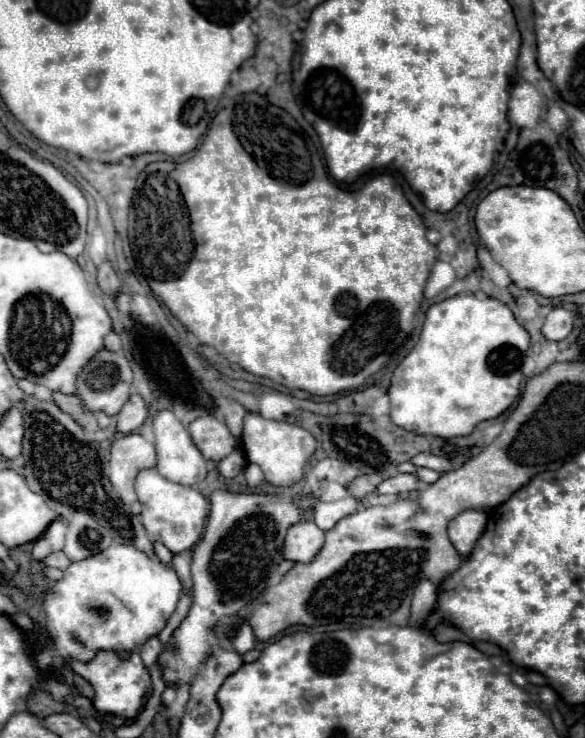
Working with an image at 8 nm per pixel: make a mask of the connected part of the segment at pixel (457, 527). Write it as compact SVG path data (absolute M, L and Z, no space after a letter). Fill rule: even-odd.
M463 511L449 523L449 541L457 549L457 553L471 553L475 539L483 533L487 525L487 513L483 511Z

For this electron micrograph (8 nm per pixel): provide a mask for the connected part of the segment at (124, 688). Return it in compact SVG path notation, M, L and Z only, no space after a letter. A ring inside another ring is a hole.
M137 649L129 651L129 657L121 657L117 651L97 651L91 661L71 661L71 669L93 685L93 703L99 713L113 713L123 719L133 719L143 707L145 693L151 689L149 669L143 665Z

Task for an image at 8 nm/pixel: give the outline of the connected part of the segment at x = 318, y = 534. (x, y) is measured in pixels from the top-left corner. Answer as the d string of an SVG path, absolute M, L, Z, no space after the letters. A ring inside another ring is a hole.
M303 519L289 527L285 535L283 555L295 563L309 563L323 547L325 533L311 519Z

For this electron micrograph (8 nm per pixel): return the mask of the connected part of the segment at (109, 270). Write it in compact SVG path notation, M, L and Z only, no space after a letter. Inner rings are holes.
M103 263L99 267L99 273L97 273L97 281L99 281L99 287L105 295L109 297L115 297L119 295L123 289L121 289L121 281L117 277L117 273L113 271L113 267L109 263Z

